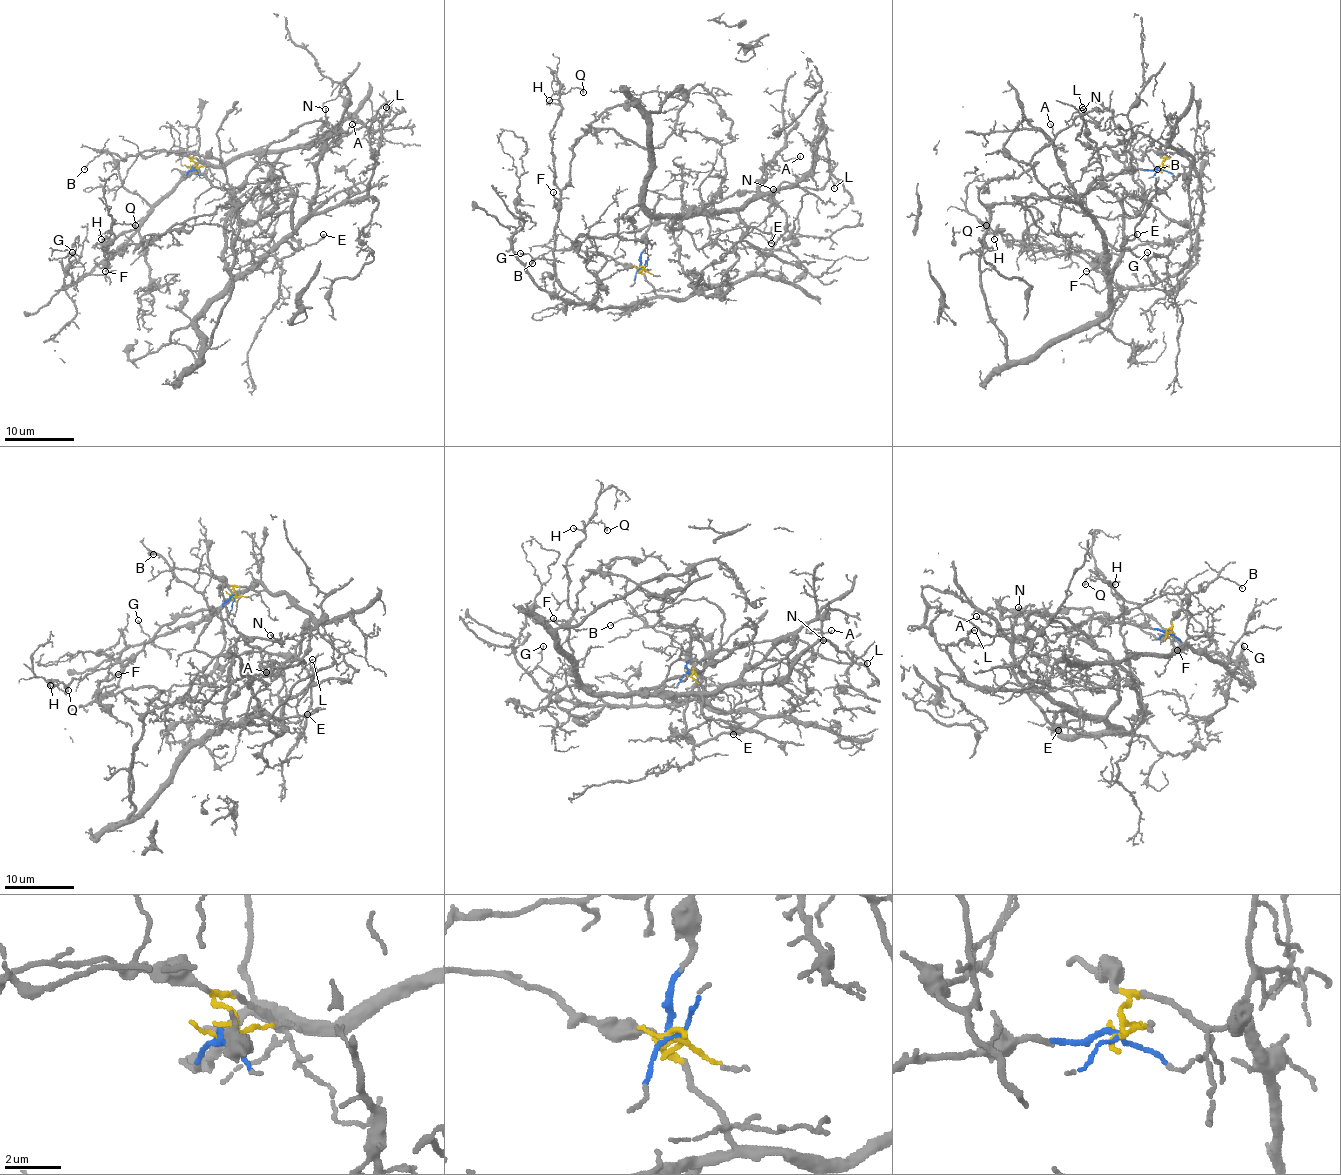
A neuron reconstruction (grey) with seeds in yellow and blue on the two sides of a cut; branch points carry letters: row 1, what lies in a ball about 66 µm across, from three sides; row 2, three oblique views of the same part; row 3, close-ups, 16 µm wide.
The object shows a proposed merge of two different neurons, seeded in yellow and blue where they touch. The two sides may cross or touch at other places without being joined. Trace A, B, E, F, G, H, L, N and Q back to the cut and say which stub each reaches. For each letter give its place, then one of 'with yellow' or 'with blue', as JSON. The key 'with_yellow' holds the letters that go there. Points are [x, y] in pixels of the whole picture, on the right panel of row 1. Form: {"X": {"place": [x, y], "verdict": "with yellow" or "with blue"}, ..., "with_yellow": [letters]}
{"A": {"place": [1050, 124], "verdict": "with blue"}, "B": {"place": [1157, 169], "verdict": "with yellow"}, "E": {"place": [1137, 234], "verdict": "with blue"}, "F": {"place": [1086, 271], "verdict": "with yellow"}, "G": {"place": [1147, 252], "verdict": "with yellow"}, "H": {"place": [994, 239], "verdict": "with yellow"}, "L": {"place": [1082, 107], "verdict": "with blue"}, "N": {"place": [1083, 109], "verdict": "with blue"}, "Q": {"place": [986, 225], "verdict": "with yellow"}, "with_yellow": ["B", "F", "G", "H", "Q"]}

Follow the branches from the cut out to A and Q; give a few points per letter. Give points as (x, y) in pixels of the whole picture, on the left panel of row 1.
A: (191, 168), (239, 190), (225, 225), (223, 258), (233, 274), (247, 274), (310, 209), (324, 145), (352, 124)
Q: (191, 168), (193, 159), (205, 164), (108, 241), (110, 253), (103, 249), (115, 223), (136, 225)

